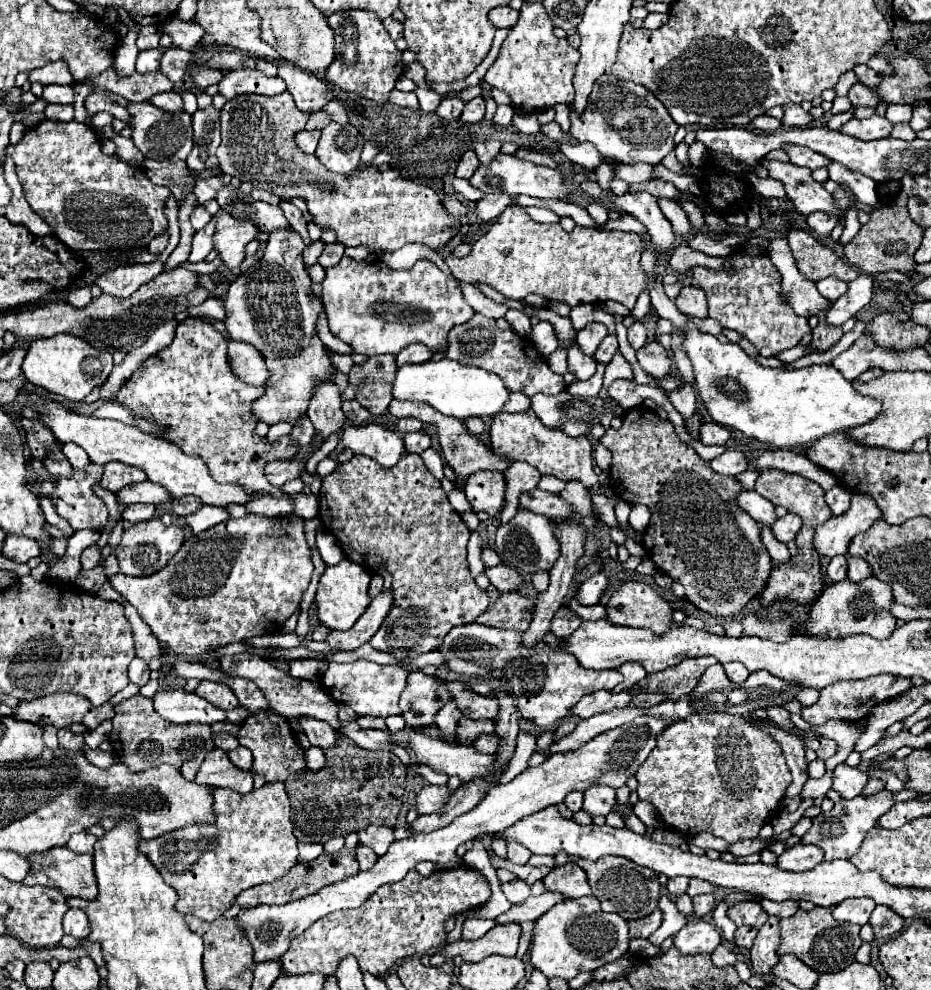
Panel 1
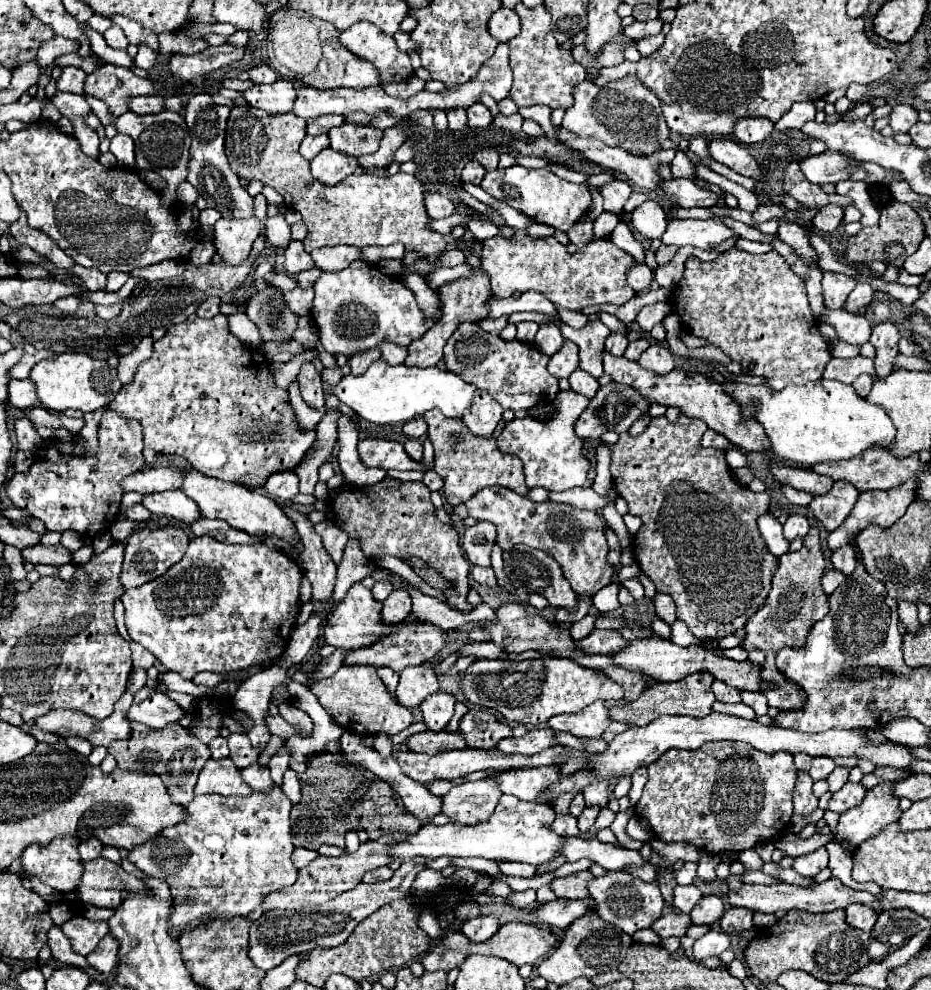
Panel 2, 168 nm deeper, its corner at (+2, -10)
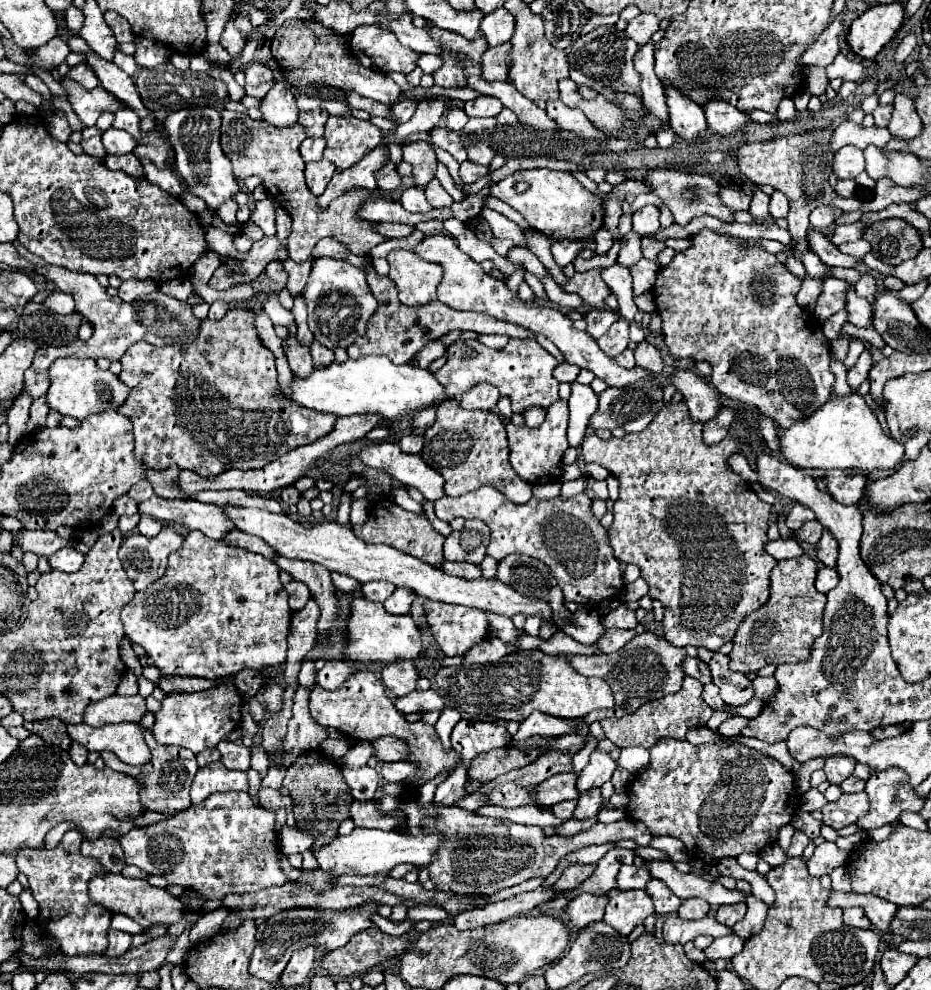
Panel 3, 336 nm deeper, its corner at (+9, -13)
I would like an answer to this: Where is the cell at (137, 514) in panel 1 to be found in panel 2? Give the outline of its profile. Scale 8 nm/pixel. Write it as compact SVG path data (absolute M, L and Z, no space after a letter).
M133 505L133 507L129 507L129 509L125 511L125 515L127 515L129 519L133 519L133 521L149 521L149 519L151 519L151 511L145 509L143 505Z

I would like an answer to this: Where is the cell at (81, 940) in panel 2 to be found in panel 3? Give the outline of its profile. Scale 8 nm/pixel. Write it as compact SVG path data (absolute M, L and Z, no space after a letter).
M68 830L54 850L24 848L16 854L16 866L28 876L32 896L38 902L37 920L44 923L46 932L60 942L62 952L68 956L102 954L102 950L106 950L106 934L112 916L88 898L88 880L106 870L92 858L84 858L80 854L80 844L82 834L78 834L78 830Z

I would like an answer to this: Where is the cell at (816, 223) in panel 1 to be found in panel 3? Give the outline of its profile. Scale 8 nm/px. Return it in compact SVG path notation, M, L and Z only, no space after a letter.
M820 206L816 210L812 210L810 214L810 226L814 230L826 230L834 220L836 216L840 216L842 212L838 208L830 208L830 206Z

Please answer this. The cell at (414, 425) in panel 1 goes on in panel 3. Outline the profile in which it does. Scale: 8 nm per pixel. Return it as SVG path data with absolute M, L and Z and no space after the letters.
M430 408L430 410L422 410L422 414L416 414L414 418L412 418L412 426L414 428L418 428L418 430L428 430L432 424L434 424L434 408Z

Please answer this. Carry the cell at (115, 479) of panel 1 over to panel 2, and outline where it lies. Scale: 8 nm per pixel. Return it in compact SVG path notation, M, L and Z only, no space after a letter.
M177 467L167 469L143 469L135 475L129 475L123 483L125 491L139 491L139 493L157 493L157 491L173 491L181 489L181 471Z

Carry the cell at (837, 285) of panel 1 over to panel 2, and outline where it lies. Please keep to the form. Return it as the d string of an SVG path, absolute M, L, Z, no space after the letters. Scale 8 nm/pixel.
M823 273L823 303L829 309L841 309L845 299L857 285L855 277L841 273Z

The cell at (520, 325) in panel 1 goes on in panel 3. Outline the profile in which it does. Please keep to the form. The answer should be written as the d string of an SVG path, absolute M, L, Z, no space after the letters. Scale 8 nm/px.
M490 334L490 336L480 336L480 342L482 342L482 344L486 344L486 346L490 346L490 348L504 348L508 340L510 340L508 336L500 336L500 334Z

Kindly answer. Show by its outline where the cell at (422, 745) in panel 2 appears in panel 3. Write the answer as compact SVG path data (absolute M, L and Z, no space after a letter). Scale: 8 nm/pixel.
M386 736L386 738L378 738L374 740L374 754L378 760L382 762L400 762L406 760L410 756L410 746L394 736Z

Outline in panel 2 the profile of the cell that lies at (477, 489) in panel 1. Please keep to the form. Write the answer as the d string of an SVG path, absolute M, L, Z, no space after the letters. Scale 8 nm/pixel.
M485 487L467 503L459 503L457 507L453 507L451 515L457 515L459 519L475 517L479 521L495 523L499 547L503 551L519 543L545 551L561 565L565 579L571 583L577 595L593 597L599 589L609 585L617 573L615 565L607 561L609 545L603 533L605 521L597 515L597 511L577 511L575 507L553 501L535 503L505 487Z

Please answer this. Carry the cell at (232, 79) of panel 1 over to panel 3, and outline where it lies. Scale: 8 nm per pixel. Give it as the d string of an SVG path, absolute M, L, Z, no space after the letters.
M276 82L260 100L260 112L272 126L292 126L298 120L296 98L282 82Z

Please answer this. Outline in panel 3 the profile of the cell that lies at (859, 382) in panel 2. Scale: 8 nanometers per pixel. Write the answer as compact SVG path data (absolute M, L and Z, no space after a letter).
M864 350L858 358L858 362L848 370L848 384L852 388L852 392L856 392L860 388L860 384L868 378L868 372L872 368L872 358L870 354Z

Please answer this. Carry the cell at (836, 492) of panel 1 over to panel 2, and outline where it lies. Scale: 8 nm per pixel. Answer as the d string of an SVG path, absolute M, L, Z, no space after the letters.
M835 481L835 485L831 487L831 491L827 495L815 497L809 503L809 509L813 511L813 515L821 523L821 527L827 533L831 533L847 519L857 497L859 497L859 491L853 485L849 485L845 481Z

